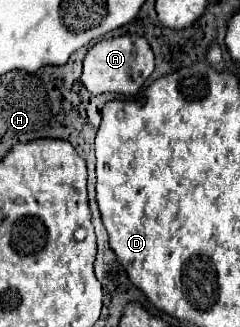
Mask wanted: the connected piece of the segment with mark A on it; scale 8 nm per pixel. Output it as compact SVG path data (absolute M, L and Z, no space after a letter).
M122 35L114 39L104 39L96 43L84 57L82 85L92 95L116 93L116 95L136 95L144 81L154 71L154 53L144 37L138 35Z

